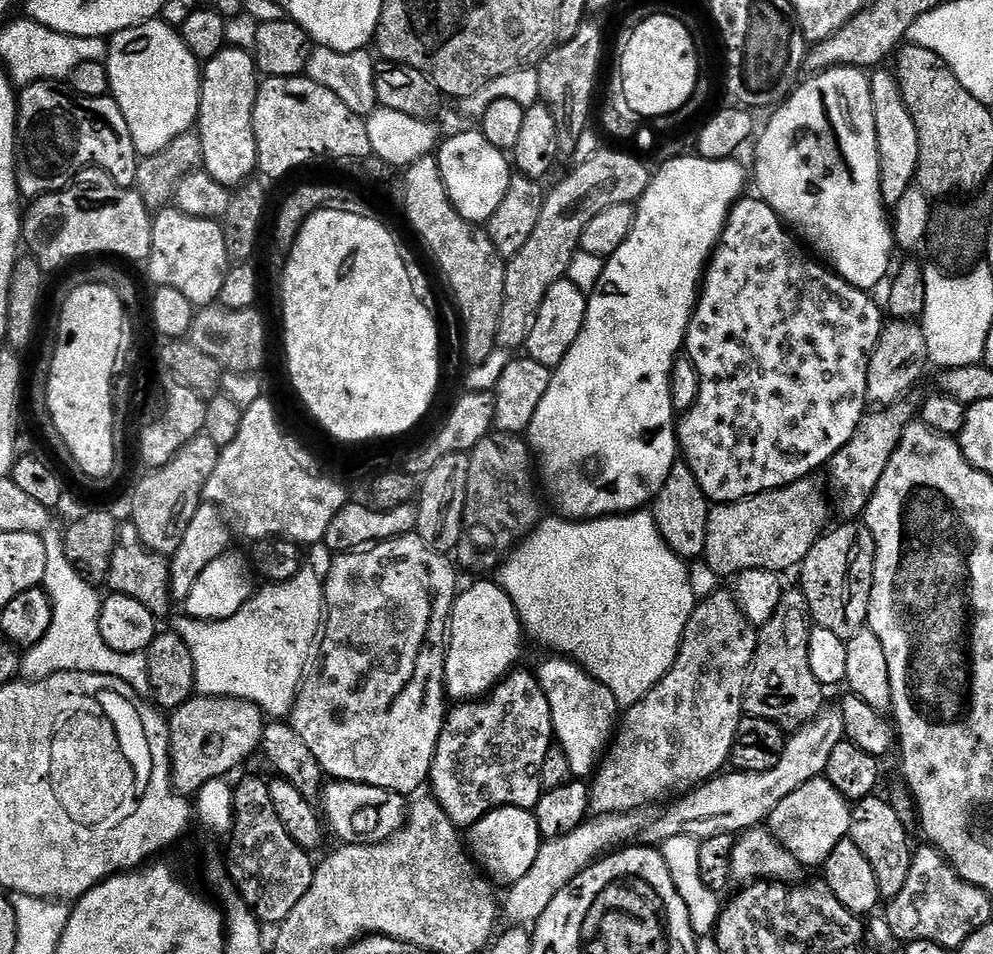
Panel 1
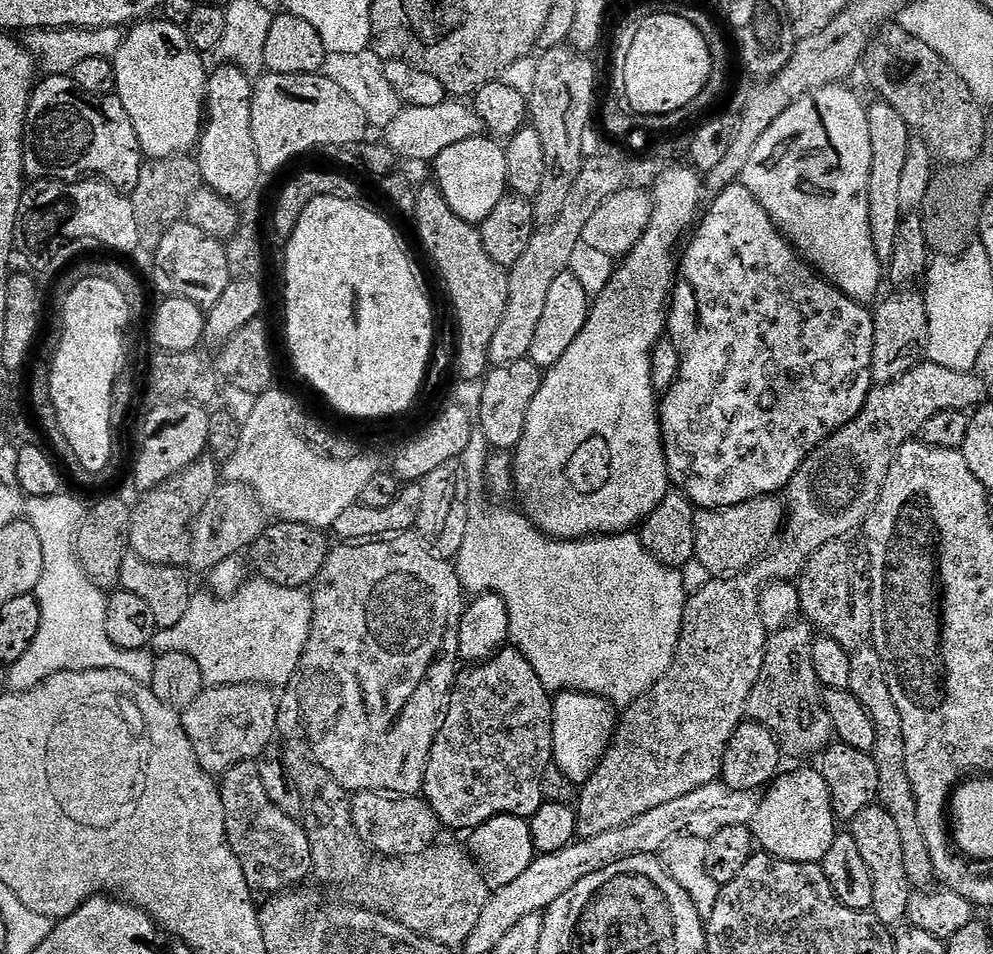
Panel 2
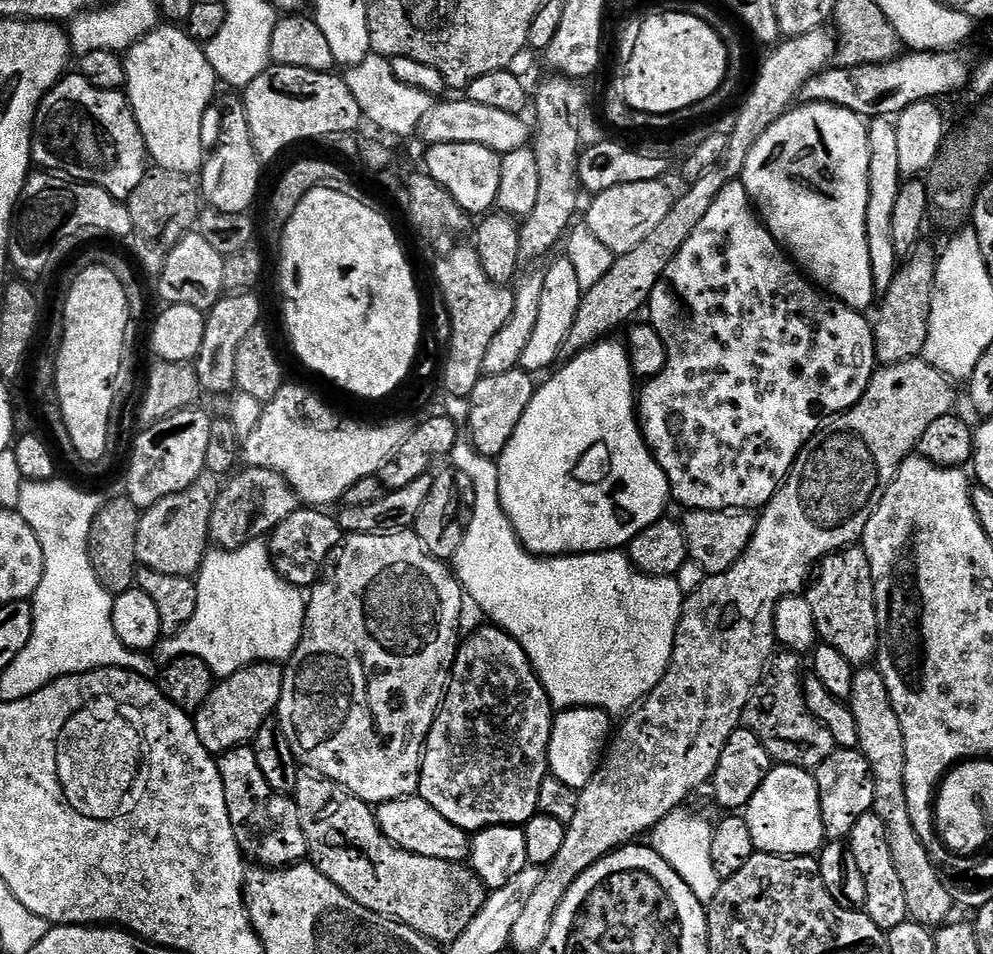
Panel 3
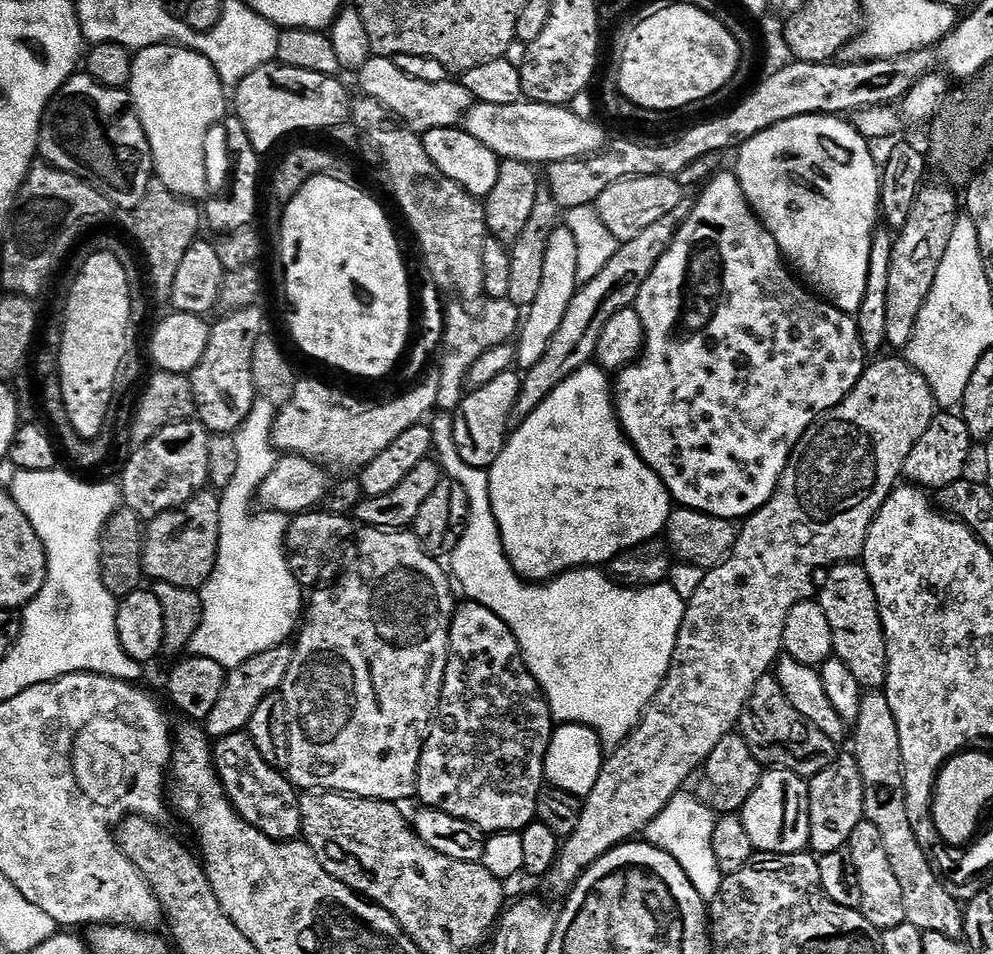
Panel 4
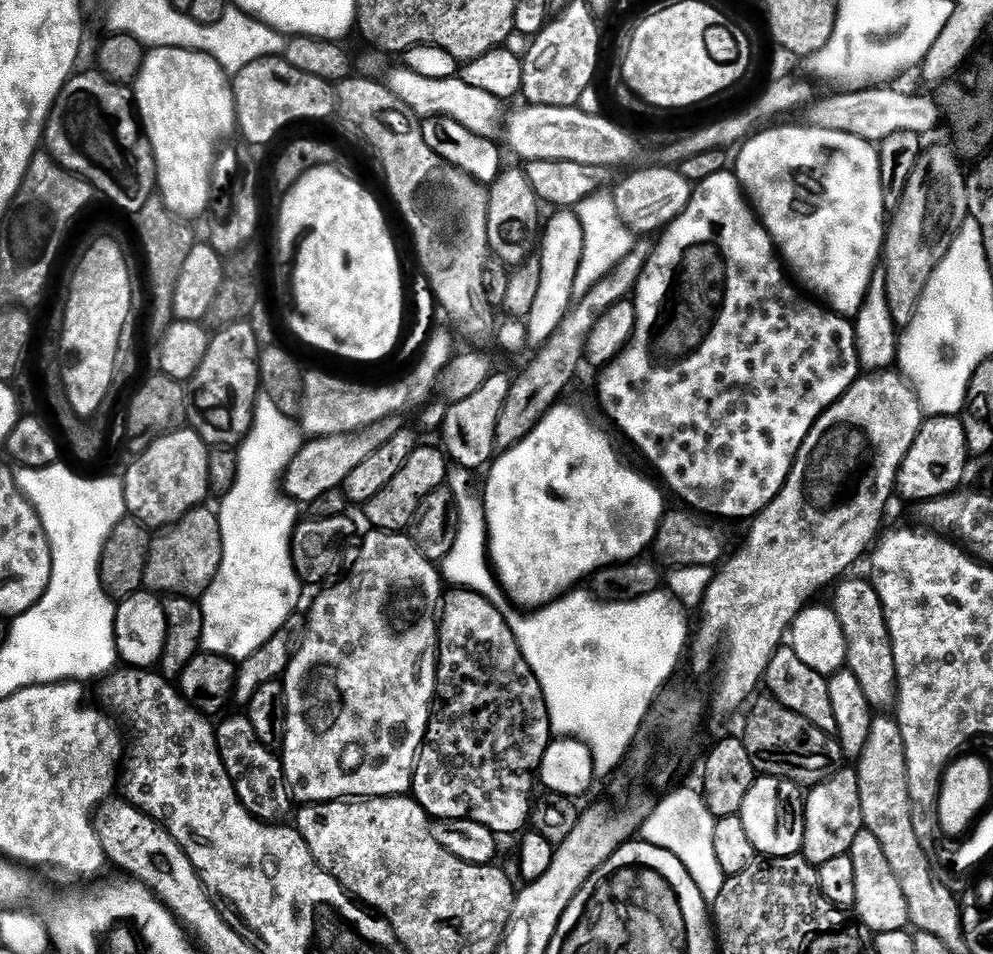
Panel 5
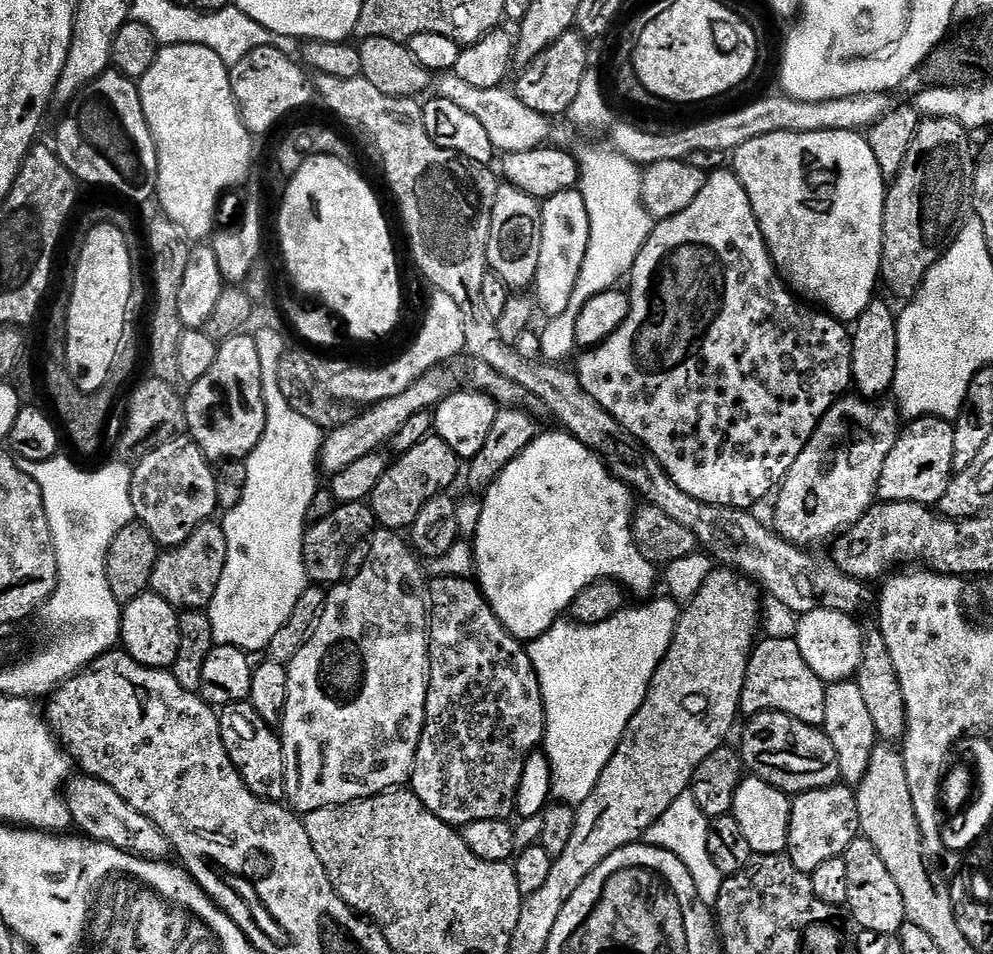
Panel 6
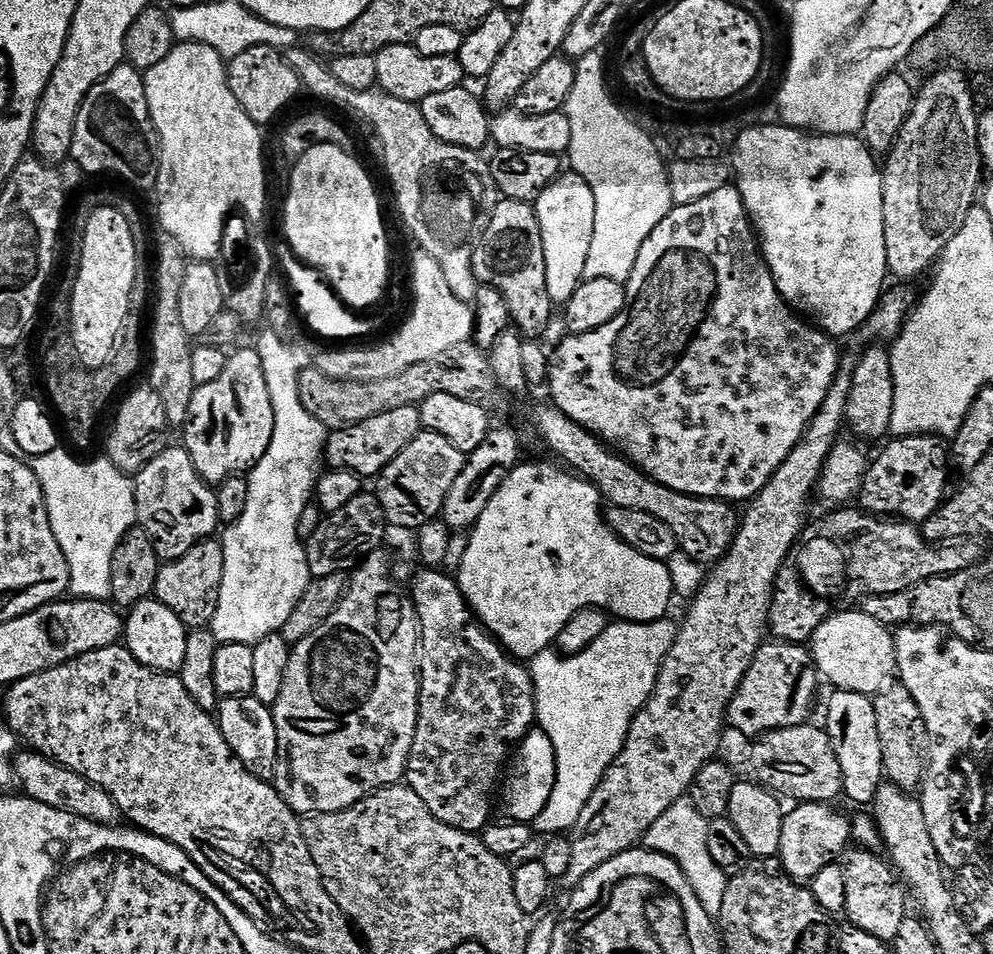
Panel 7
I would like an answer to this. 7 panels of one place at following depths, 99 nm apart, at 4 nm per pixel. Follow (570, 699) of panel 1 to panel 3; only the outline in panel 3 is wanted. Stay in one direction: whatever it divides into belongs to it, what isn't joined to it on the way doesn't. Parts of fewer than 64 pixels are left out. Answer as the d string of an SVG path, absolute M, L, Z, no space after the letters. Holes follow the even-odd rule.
M570 708L561 711L552 722L548 747L548 771L558 782L577 790L594 778L614 732L614 720L601 708Z

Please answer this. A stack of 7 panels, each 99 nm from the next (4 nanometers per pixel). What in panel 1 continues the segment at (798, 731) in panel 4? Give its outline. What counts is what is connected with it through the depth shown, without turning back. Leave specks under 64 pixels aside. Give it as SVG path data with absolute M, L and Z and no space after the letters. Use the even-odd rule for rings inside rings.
M799 590L785 591L778 602L778 610L770 618L770 622L759 625L756 637L756 653L752 659L752 667L748 673L748 688L744 691L744 710L754 718L766 718L791 734L799 728L807 728L812 719L824 708L824 685L814 678L814 670L810 670L810 634L814 625L808 615L808 603L803 592Z

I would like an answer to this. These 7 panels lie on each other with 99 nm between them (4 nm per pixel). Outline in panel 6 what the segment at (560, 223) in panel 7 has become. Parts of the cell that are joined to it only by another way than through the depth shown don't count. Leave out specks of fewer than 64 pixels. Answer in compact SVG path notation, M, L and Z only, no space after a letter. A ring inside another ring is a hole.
M579 190L556 194L543 201L540 209L542 238L538 254L538 270L534 285L534 300L551 318L562 314L570 306L570 294L574 294L574 282L582 270L586 250L590 246L590 214L586 214L586 202Z

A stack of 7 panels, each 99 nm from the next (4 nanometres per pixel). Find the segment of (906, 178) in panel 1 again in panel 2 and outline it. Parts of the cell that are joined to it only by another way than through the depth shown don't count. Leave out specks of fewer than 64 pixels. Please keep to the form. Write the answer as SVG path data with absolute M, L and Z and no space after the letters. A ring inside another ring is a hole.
M885 100L869 103L868 125L870 126L870 182L868 183L868 217L870 238L881 262L894 258L894 238L898 238L898 226L905 213L900 204L900 182L906 163L906 150L910 139L907 122Z

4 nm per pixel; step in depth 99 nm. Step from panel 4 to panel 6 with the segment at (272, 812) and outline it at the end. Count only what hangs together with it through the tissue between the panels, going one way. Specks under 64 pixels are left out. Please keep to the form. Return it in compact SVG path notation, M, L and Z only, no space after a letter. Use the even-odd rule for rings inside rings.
M251 702L231 704L219 709L222 746L238 770L242 782L258 798L280 802L284 794L284 751L277 729L264 721Z

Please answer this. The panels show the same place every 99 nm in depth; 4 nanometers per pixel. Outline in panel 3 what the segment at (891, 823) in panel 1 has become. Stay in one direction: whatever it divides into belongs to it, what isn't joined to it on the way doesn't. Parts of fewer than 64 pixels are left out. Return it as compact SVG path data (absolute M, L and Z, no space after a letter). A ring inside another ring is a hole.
M867 812L858 818L854 830L850 830L846 841L848 849L858 862L858 871L866 881L866 906L870 922L888 933L894 926L902 926L909 919L906 906L906 893L902 890L902 878L898 878L898 870L894 867L894 857L890 855L890 838L886 838L886 826L882 826L882 818L876 812Z

